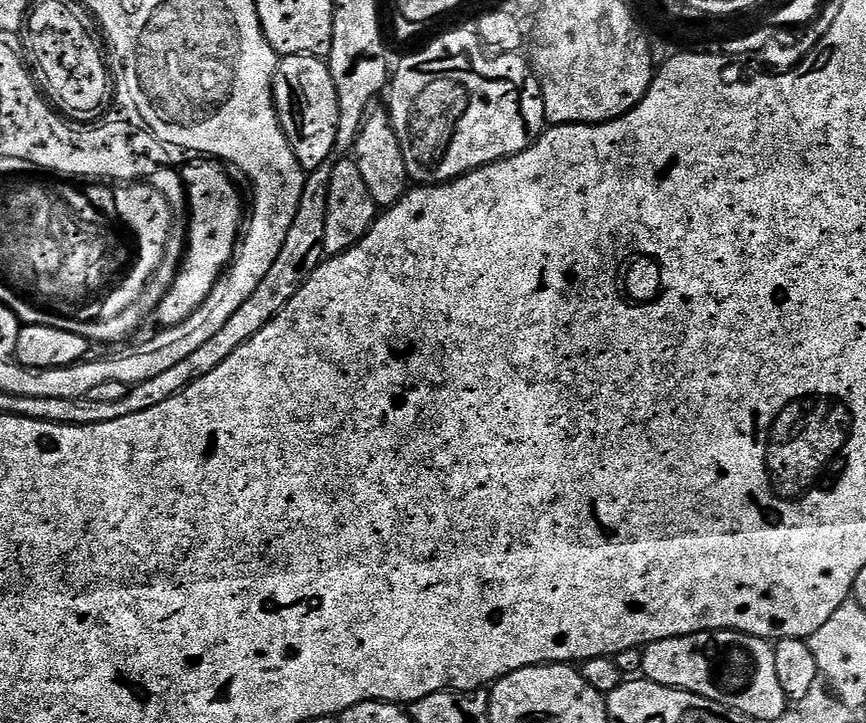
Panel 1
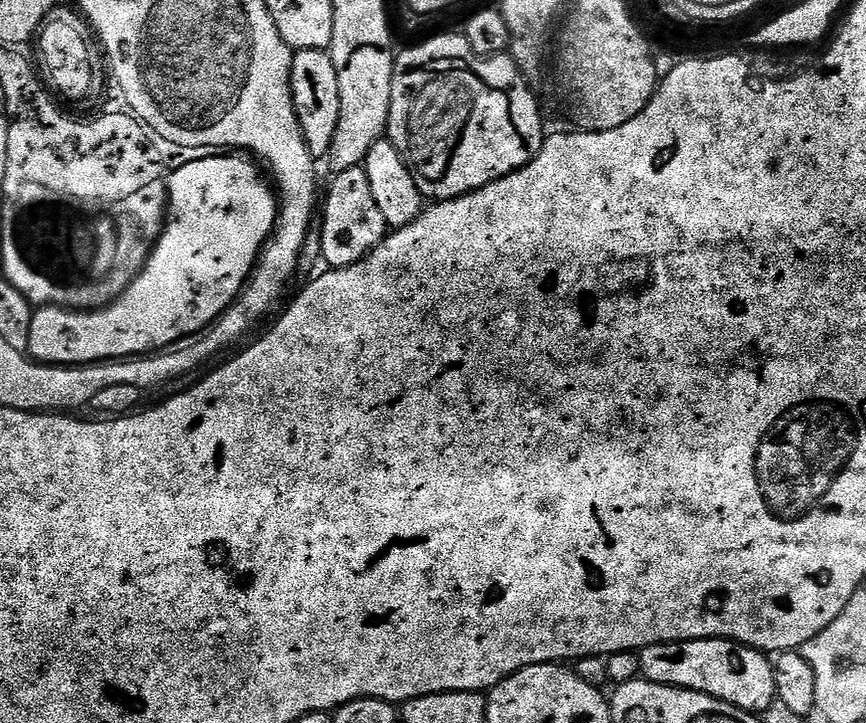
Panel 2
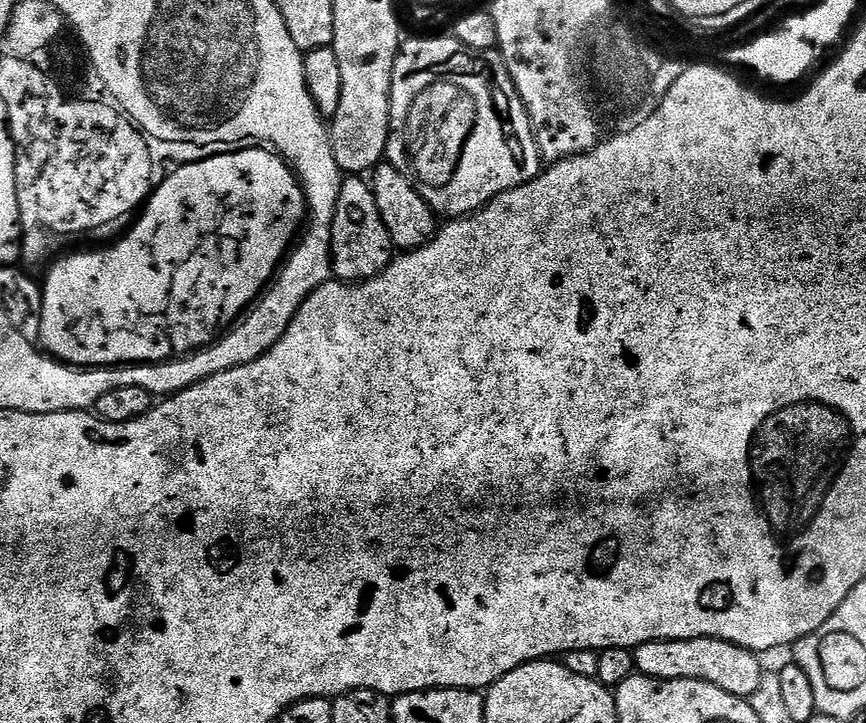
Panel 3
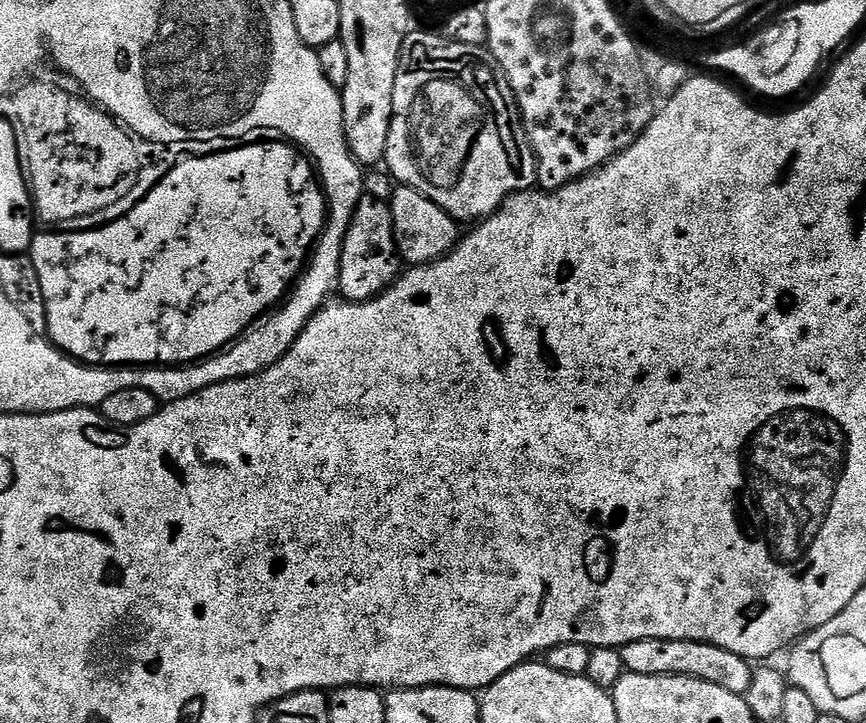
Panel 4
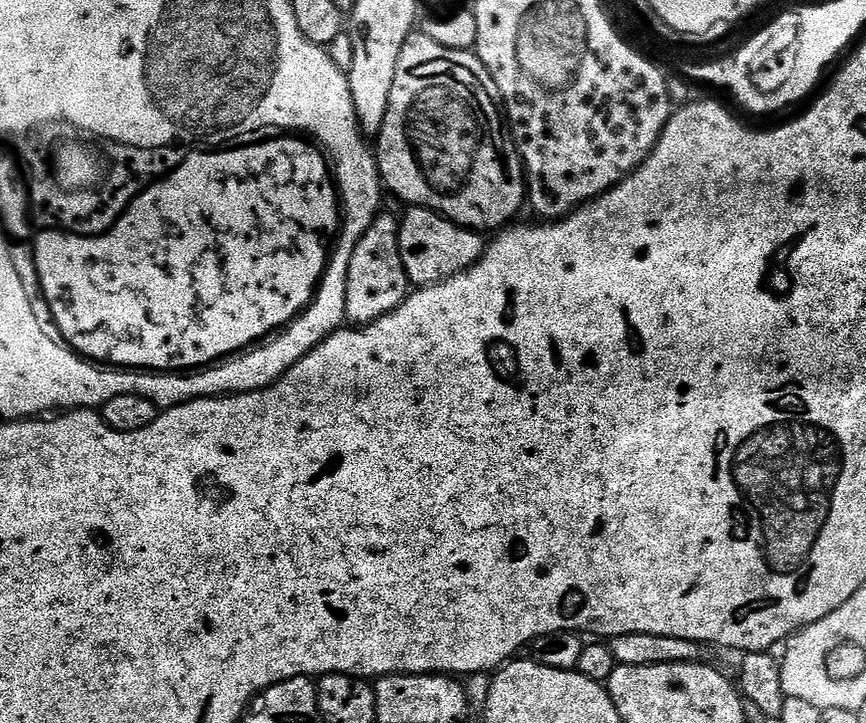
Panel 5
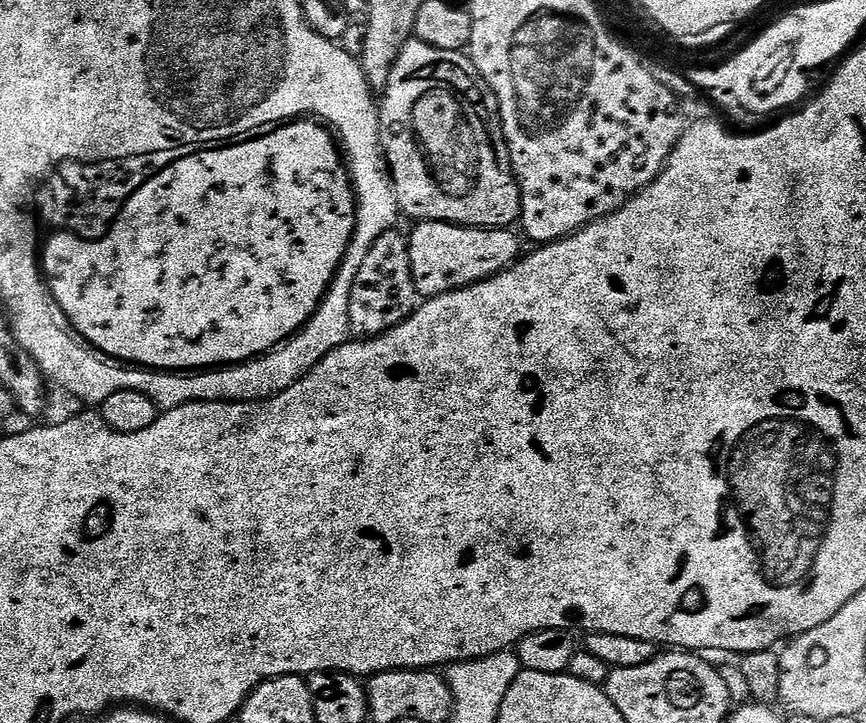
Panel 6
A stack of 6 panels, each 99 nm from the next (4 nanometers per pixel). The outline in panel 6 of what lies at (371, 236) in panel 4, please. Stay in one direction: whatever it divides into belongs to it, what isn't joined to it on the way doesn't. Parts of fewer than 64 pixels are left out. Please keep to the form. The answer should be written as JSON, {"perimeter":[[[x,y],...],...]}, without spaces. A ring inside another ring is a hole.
{"perimeter":[[[393,230],[382,234],[378,242],[370,248],[370,254],[366,254],[366,262],[362,262],[358,270],[358,278],[354,278],[354,290],[350,290],[350,326],[352,336],[356,338],[373,338],[383,332],[397,328],[404,320],[409,320],[412,313],[418,307],[418,293],[414,286],[414,274],[410,270],[410,250],[408,249],[408,237],[400,230]]]}

